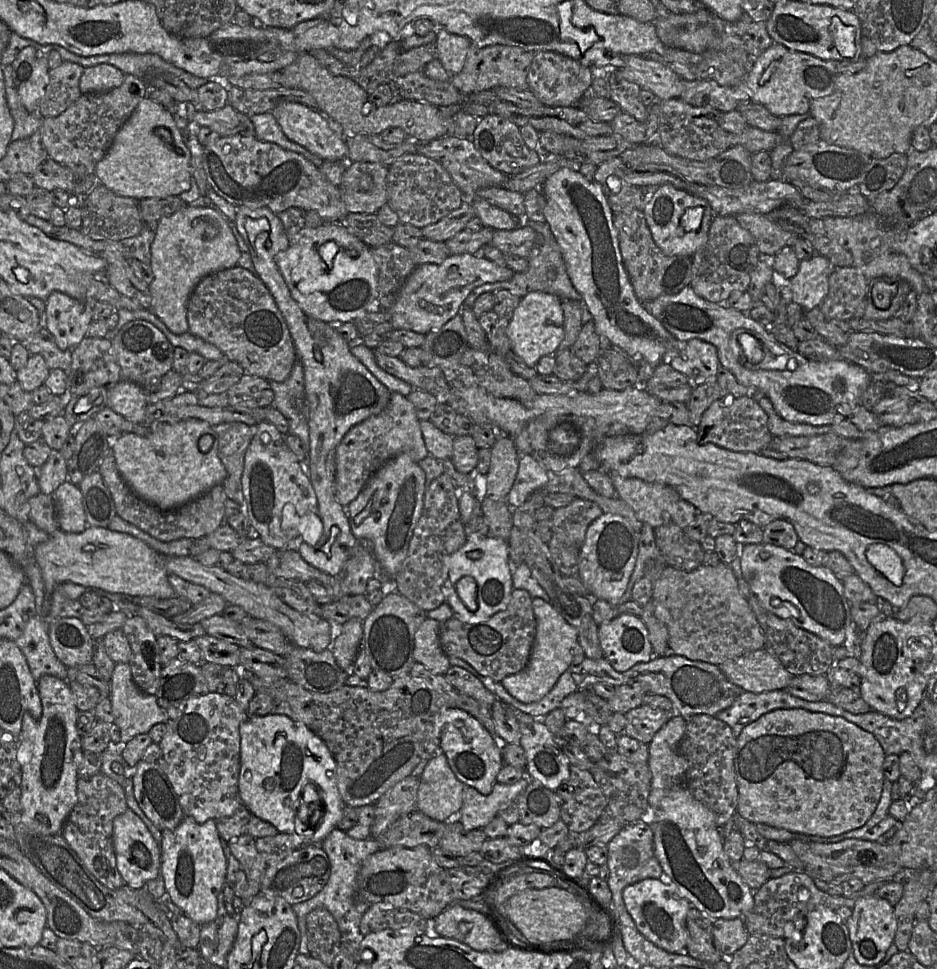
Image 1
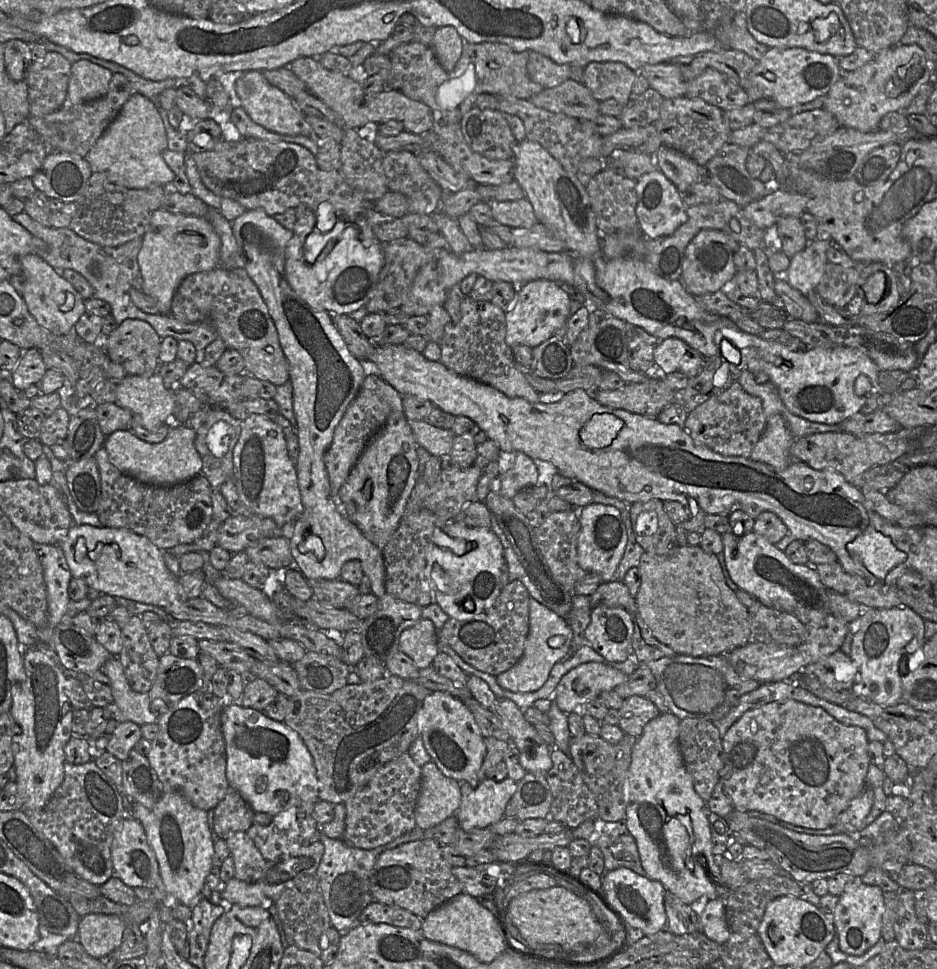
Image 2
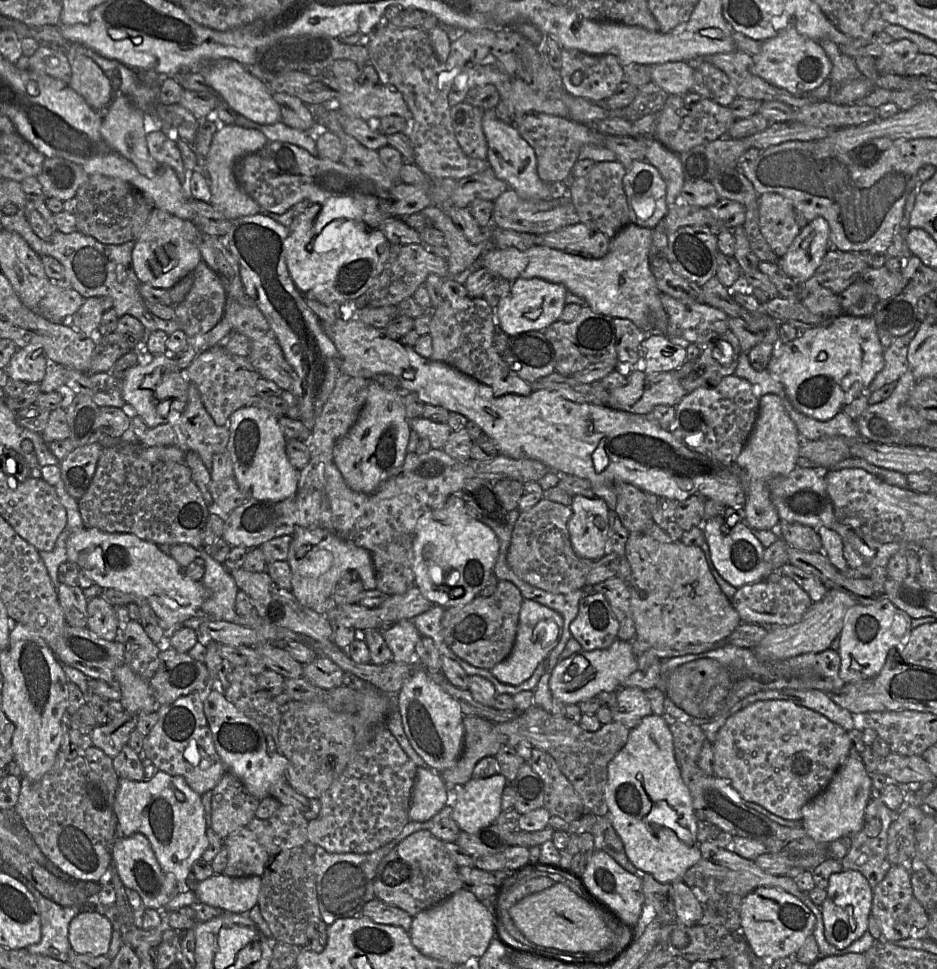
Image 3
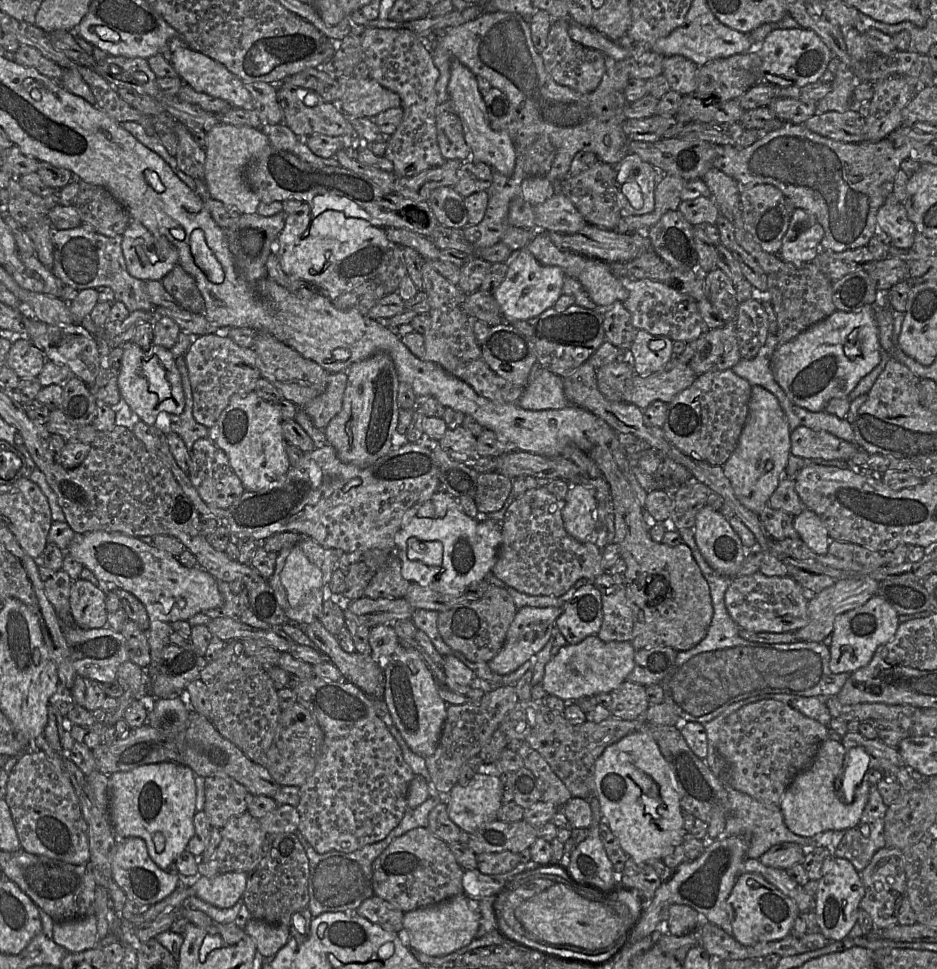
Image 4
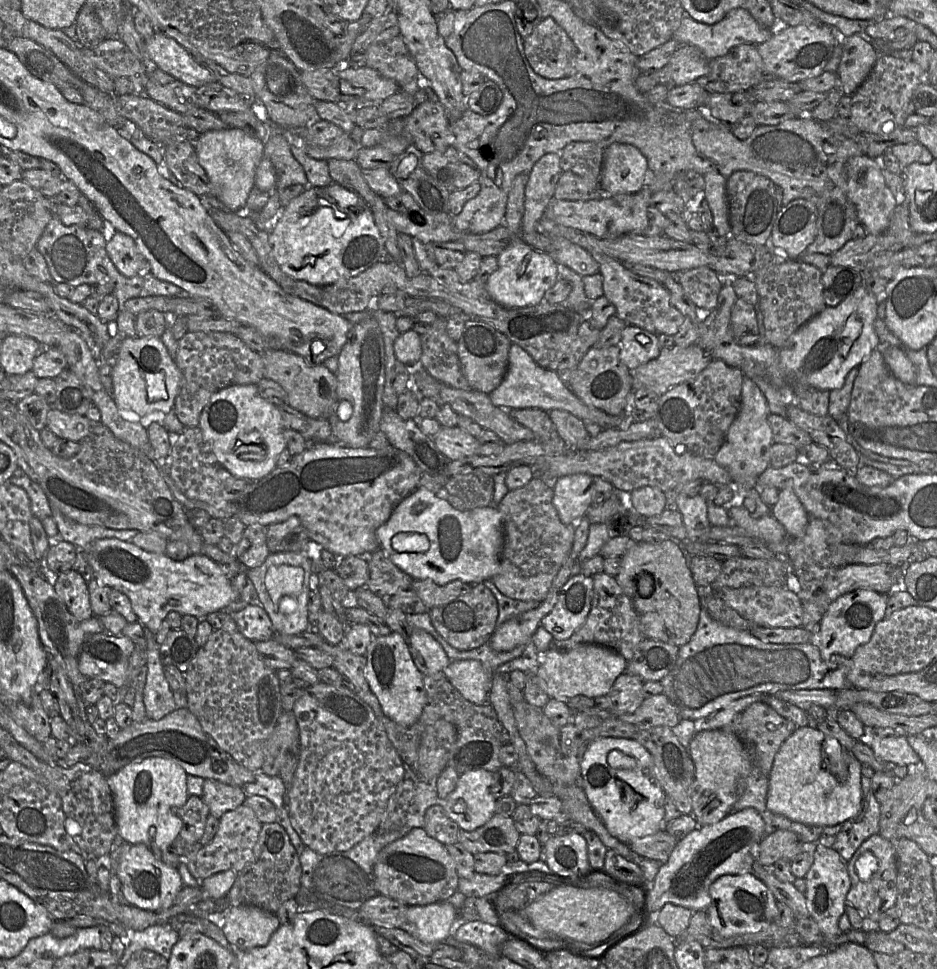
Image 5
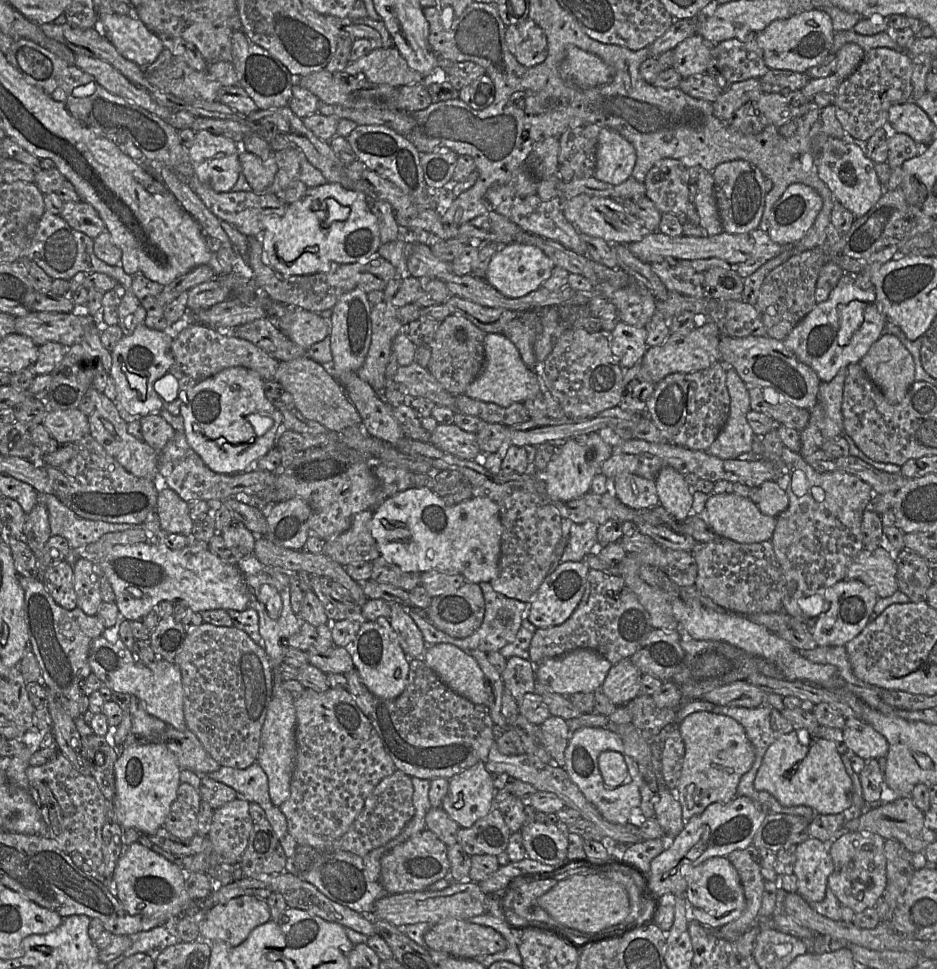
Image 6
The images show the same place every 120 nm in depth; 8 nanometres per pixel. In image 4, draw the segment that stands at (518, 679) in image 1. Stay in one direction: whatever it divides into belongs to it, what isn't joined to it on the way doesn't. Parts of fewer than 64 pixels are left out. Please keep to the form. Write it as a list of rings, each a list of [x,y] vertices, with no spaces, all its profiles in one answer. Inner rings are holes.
[[[530,607],[518,609],[508,631],[504,646],[499,653],[488,663],[490,669],[499,674],[507,675],[516,671],[525,662],[539,653],[547,644],[552,635],[557,618],[563,612],[563,607]]]

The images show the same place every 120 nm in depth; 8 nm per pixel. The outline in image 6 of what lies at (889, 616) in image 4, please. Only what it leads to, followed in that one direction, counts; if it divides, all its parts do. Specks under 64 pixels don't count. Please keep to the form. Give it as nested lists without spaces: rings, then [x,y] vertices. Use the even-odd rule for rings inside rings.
[[[843,579],[829,587],[824,594],[824,608],[817,618],[812,635],[818,646],[846,646],[870,622],[878,600],[875,592],[858,580]]]

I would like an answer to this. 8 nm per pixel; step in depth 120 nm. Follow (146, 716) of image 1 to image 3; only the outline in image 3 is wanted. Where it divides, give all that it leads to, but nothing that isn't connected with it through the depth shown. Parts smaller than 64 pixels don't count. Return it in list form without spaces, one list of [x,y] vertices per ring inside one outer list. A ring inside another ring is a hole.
[[[126,664],[118,665],[114,669],[114,679],[121,687],[119,700],[124,710],[134,714],[156,712],[160,707],[153,698],[149,680],[145,680]]]

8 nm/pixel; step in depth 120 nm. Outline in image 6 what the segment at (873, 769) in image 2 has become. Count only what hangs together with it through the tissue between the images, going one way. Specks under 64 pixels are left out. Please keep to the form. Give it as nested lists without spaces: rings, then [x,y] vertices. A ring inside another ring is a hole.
[[[806,730],[784,734],[768,747],[754,787],[768,792],[783,806],[808,806],[817,814],[839,814],[853,802],[853,782],[836,744],[815,735],[807,736]]]

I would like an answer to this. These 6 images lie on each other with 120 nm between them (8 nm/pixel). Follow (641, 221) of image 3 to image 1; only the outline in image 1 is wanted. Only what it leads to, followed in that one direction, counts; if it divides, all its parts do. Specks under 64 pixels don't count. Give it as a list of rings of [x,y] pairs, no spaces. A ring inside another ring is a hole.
[[[672,184],[658,186],[643,212],[655,243],[667,256],[692,257],[707,243],[709,229],[716,217],[706,200]]]

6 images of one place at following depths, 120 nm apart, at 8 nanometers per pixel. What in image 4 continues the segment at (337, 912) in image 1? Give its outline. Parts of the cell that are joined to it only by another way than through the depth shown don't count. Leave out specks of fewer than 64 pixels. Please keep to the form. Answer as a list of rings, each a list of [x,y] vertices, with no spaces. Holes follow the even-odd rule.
[[[432,787],[432,795],[420,806],[408,809],[398,826],[385,839],[353,852],[330,851],[320,854],[308,843],[308,846],[305,846],[305,851],[310,866],[308,908],[311,916],[314,918],[326,912],[357,911],[365,900],[373,897],[375,895],[373,888],[375,860],[396,838],[414,828],[428,827],[429,813],[440,802],[439,793],[434,792]]]

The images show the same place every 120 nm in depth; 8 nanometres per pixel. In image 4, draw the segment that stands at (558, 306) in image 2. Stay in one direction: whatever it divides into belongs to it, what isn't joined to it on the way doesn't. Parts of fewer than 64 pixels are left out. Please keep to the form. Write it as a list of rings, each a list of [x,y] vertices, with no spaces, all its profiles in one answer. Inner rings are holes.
[[[527,248],[513,251],[507,266],[506,276],[493,295],[505,320],[528,320],[555,306],[565,278],[560,267],[540,264]]]

